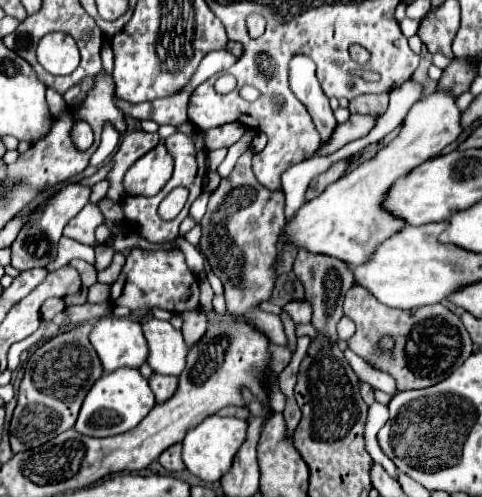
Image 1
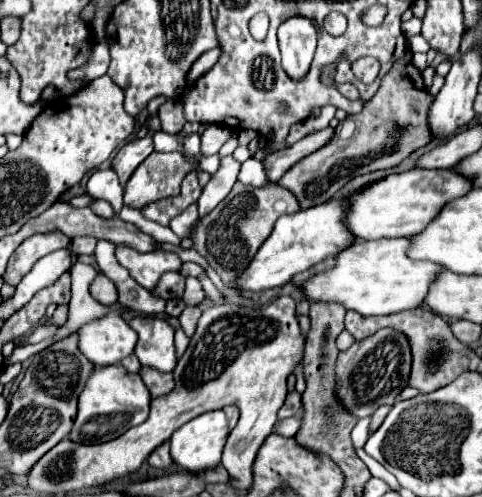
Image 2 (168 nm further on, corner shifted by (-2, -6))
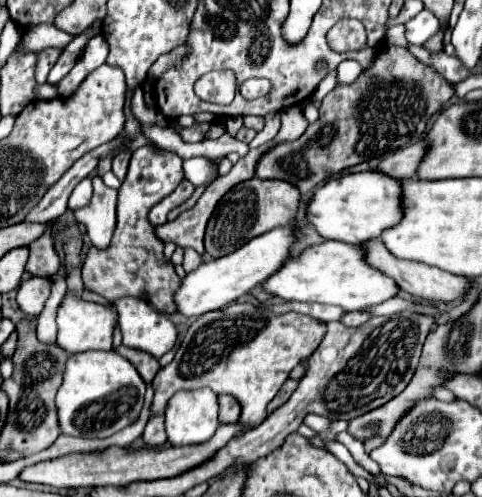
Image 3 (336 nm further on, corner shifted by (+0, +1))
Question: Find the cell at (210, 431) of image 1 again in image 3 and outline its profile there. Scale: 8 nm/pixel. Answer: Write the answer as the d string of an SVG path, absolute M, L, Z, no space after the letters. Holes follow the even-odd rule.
M211 389L175 393L165 411L167 441L173 447L207 443L219 427L217 395Z

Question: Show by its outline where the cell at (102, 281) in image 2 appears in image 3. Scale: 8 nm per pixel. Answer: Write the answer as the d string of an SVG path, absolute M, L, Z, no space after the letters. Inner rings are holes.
M145 145L133 151L127 177L119 187L117 199L117 229L109 249L91 247L83 263L83 285L85 291L93 291L115 303L121 297L137 297L147 293L149 303L161 313L177 313L175 293L181 287L181 279L173 265L163 257L163 243L155 237L153 225L147 219L149 209L163 197L173 193L173 189L183 179L183 159L177 153Z

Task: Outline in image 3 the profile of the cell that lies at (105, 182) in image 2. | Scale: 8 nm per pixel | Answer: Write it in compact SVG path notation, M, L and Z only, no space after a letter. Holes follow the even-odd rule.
M99 175L93 177L93 199L87 207L77 209L75 217L87 227L87 235L97 249L107 249L117 223L117 189L103 183Z

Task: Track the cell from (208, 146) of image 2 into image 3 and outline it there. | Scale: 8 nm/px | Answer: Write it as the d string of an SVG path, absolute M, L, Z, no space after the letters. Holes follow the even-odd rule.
M194 123L191 126L191 129L183 129L183 131L181 131L181 137L183 137L183 141L188 143L201 142L204 140L205 134L209 128L209 123Z

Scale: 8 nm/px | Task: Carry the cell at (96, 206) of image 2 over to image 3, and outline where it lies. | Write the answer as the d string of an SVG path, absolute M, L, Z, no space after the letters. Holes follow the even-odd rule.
M83 179L71 193L69 197L69 209L79 209L79 207L85 207L89 205L93 197L93 187L91 187L91 181L89 179Z

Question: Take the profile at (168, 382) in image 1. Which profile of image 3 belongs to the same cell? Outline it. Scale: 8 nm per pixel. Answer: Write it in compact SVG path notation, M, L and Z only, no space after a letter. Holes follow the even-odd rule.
M125 345L119 347L117 353L123 355L125 359L129 359L129 361L135 365L135 369L139 371L139 375L143 377L145 383L151 383L153 377L157 375L157 371L161 369L159 361L157 361L155 357L151 357L149 353L143 353L143 351L137 351L137 349L131 349L131 347L125 347Z

